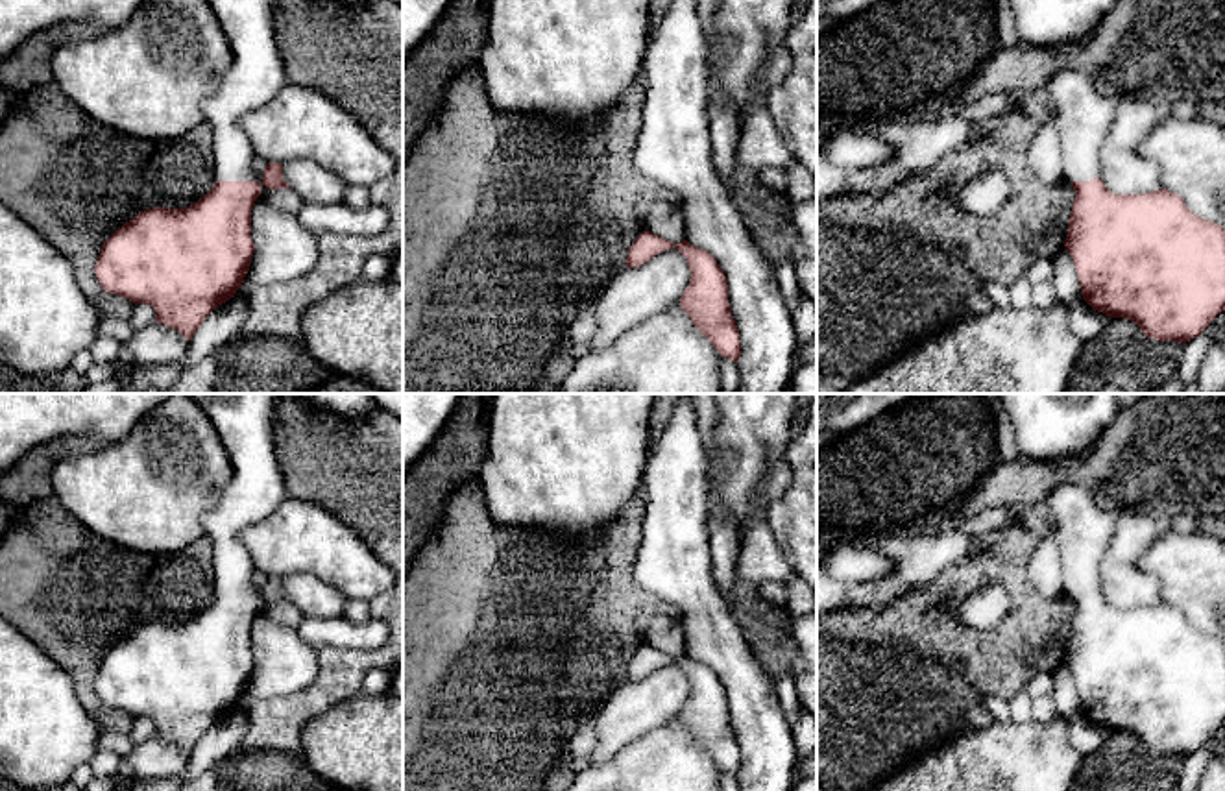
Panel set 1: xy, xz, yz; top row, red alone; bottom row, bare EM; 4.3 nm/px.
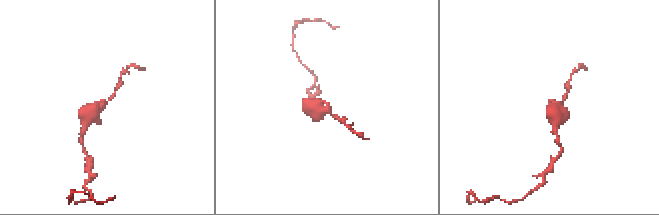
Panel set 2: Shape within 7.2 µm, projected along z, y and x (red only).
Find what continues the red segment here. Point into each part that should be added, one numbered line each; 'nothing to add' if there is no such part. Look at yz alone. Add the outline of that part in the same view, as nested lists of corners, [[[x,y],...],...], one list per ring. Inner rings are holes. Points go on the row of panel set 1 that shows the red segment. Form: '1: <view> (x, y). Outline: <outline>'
1: yz (1083, 115). Outline: [[[1081,68],[1059,70],[1046,89],[1055,107],[1062,177],[1070,183],[1099,177],[1099,148],[1112,126],[1118,100],[1105,96],[1092,74]]]

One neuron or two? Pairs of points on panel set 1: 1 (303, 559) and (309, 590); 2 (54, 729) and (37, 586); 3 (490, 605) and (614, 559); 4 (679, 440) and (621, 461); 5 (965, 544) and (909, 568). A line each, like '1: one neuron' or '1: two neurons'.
1: two neurons
2: two neurons
3: one neuron
4: two neurons
5: one neuron

